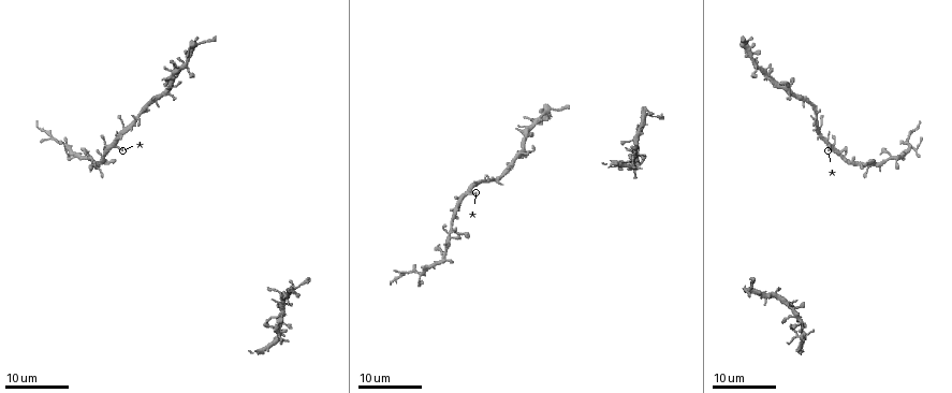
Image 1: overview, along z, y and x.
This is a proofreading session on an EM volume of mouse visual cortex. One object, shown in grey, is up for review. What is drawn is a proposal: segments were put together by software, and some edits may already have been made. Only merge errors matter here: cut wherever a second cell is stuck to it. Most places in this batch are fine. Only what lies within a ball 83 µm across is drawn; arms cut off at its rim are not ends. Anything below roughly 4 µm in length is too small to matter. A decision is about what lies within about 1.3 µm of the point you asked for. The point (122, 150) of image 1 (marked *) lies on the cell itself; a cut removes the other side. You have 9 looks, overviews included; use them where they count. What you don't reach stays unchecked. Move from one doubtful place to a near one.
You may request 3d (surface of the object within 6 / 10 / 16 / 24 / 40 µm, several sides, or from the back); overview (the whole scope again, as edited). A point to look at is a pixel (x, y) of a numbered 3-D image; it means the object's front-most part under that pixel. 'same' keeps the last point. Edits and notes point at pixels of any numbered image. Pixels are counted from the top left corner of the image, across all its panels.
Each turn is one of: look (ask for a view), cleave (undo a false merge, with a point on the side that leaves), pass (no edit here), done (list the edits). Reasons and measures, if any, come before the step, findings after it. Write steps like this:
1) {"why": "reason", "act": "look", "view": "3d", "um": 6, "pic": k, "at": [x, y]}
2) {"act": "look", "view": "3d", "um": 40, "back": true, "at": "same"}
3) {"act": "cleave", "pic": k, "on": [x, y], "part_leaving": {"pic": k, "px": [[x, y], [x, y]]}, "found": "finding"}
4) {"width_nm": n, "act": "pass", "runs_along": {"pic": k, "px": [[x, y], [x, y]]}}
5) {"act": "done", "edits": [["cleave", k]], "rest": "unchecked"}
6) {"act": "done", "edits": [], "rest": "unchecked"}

{"why": "thin arm on a thick one", "act": "look", "view": "3d", "um": 24, "pic": 1, "at": [65, 146]}

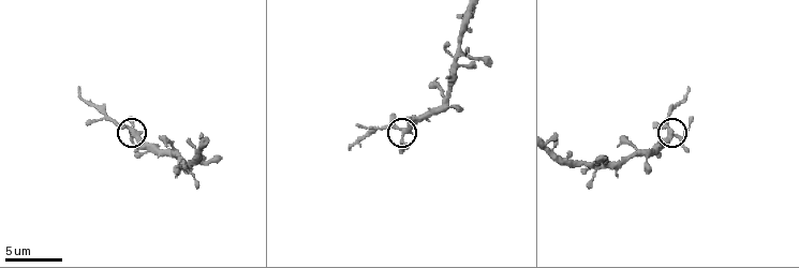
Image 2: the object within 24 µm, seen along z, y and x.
{"act": "look", "view": "3d", "um": 10, "pic": 2, "at": [669, 131]}

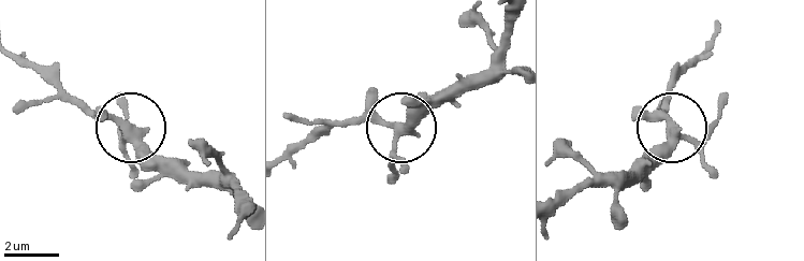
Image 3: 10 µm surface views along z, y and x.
{"act": "look", "view": "3d", "um": 6, "pic": 3, "at": [131, 130]}

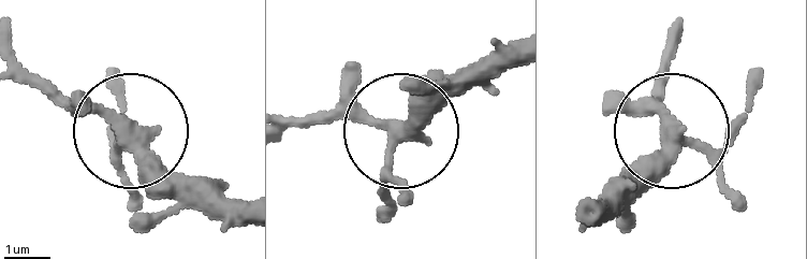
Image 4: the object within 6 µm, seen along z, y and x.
{"width_nm": 300, "act": "pass", "found": "continuous, no second cell"}

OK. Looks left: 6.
{"act": "look", "view": "3d", "um": 10, "pic": 2, "at": [450, 92]}

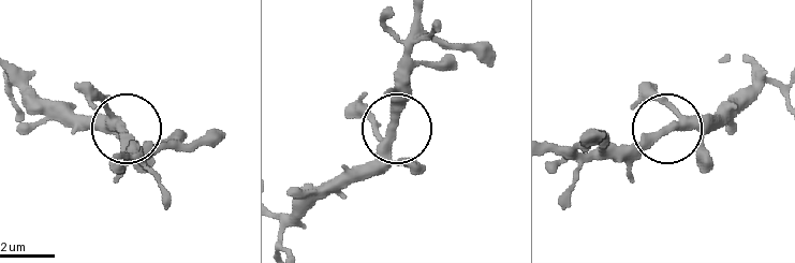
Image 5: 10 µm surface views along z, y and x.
{"why": "from behind", "act": "look", "view": "3d", "um": 10, "back": true, "pic": 5, "at": [668, 128]}

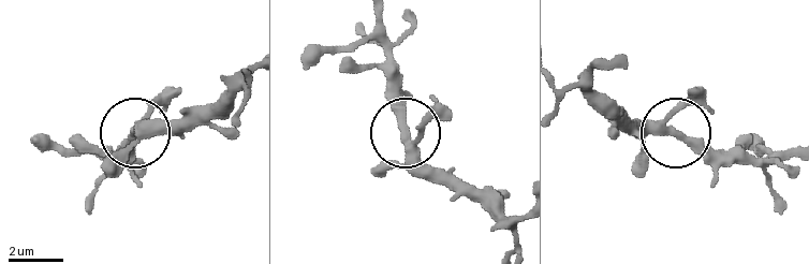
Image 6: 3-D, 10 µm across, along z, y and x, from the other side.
{"width_nm": 270, "act": "pass", "found": "all the same cell"}

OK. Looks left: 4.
{"why": "side arm on a straight run", "act": "look", "view": "3d", "um": 16, "pic": 1, "at": [113, 141]}

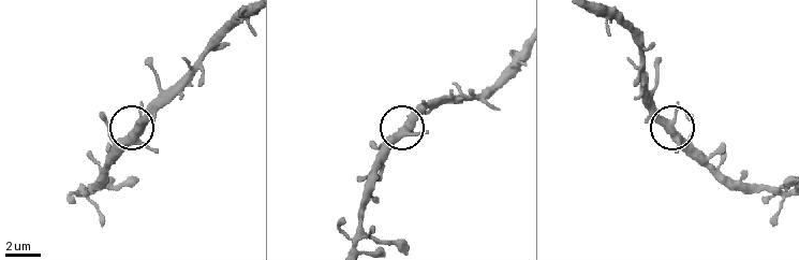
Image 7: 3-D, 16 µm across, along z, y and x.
{"act": "look", "view": "3d", "um": 10, "pic": 7, "at": [135, 131]}

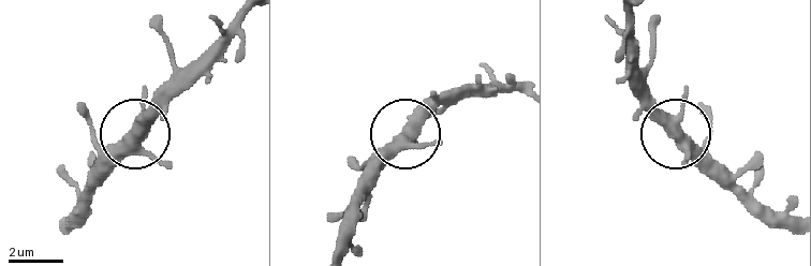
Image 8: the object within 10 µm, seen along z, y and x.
{"arms": 3, "act": "pass", "runs_along": {"pic": 8, "px": [[166, 167], [134, 139], [96, 175]]}, "found": "all the same cell"}

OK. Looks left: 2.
{"why": "three-way junction", "act": "look", "view": "3d", "um": 24, "pic": 1, "at": [635, 141]}

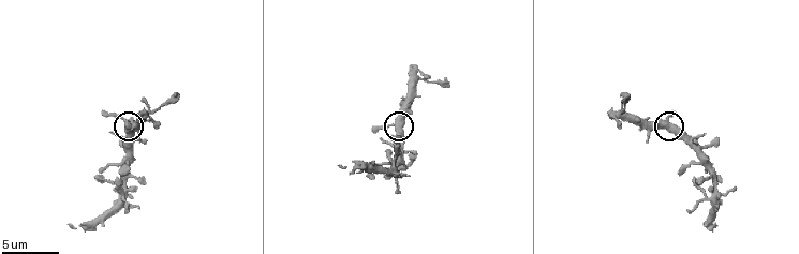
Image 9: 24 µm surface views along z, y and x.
{"act": "look", "view": "3d", "um": 6, "pic": 9, "at": [670, 124]}

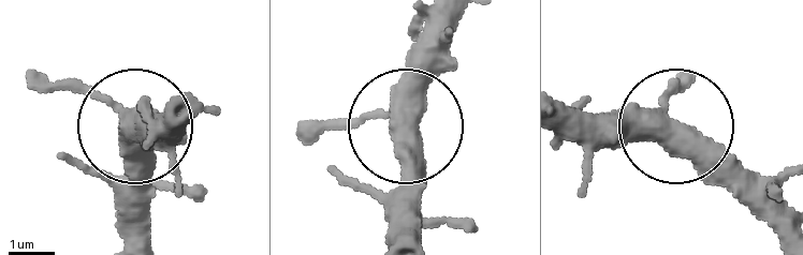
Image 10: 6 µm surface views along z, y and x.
{"act": "pass", "found": "all the same cell"}

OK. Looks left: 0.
{"act": "done", "edits": [], "rest": "unchecked"}

